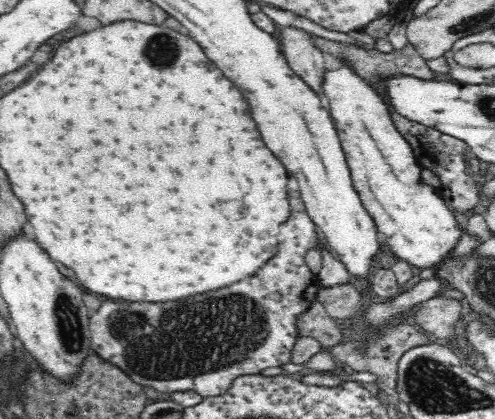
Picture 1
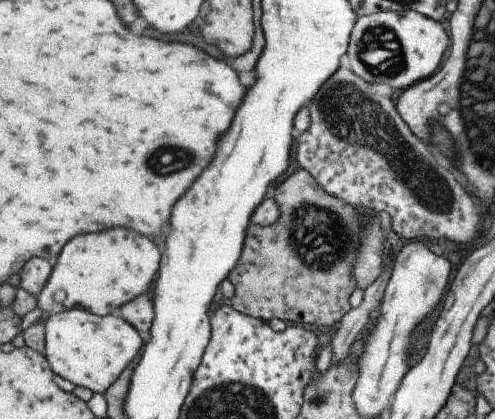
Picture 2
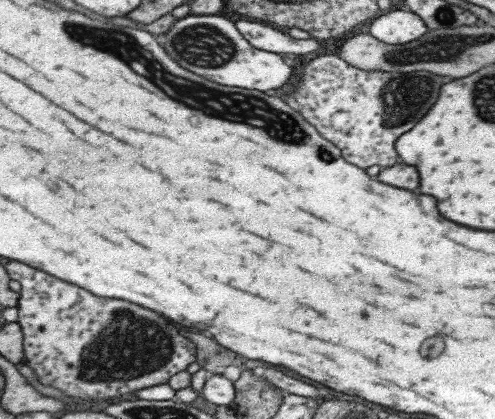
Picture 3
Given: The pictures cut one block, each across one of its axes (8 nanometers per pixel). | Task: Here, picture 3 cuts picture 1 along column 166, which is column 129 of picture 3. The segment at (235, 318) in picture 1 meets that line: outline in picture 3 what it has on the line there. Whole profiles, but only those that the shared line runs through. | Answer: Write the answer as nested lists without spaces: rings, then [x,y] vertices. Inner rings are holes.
[[[11,260],[7,272],[11,280],[21,284],[17,322],[25,334],[25,364],[37,374],[41,384],[53,386],[65,396],[99,402],[103,398],[119,398],[129,392],[135,394],[143,388],[169,384],[175,374],[187,372],[189,364],[199,362],[199,346],[187,336],[181,336],[175,324],[155,310],[147,310],[127,300],[99,298],[81,286],[63,282],[23,262]]]

